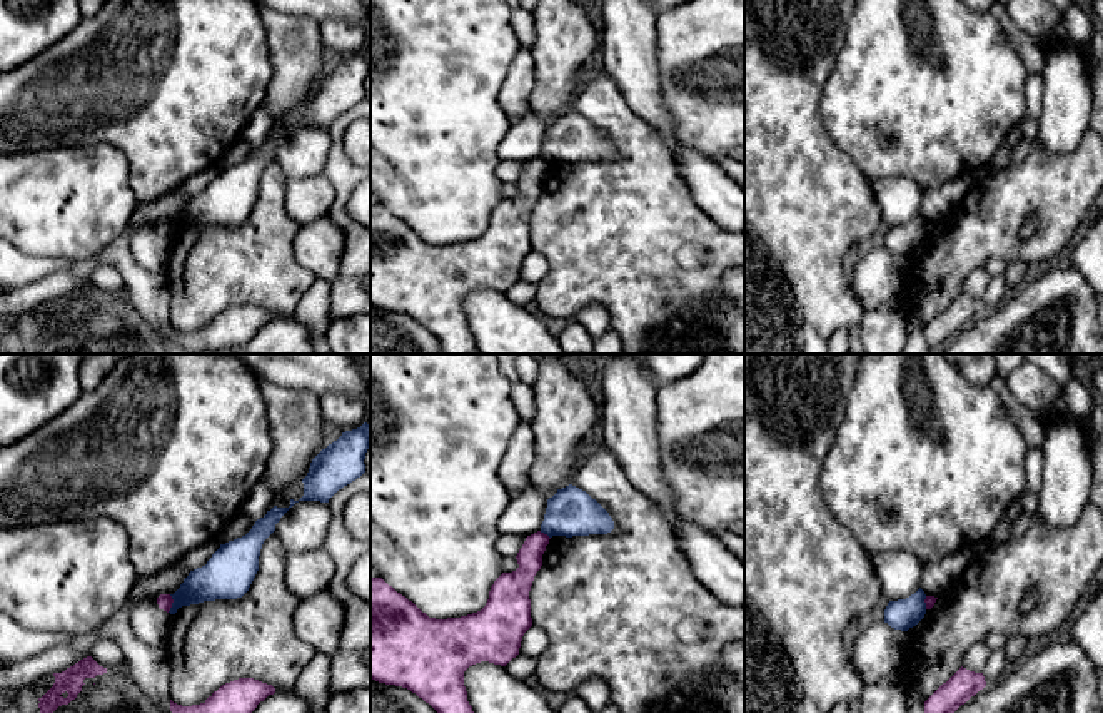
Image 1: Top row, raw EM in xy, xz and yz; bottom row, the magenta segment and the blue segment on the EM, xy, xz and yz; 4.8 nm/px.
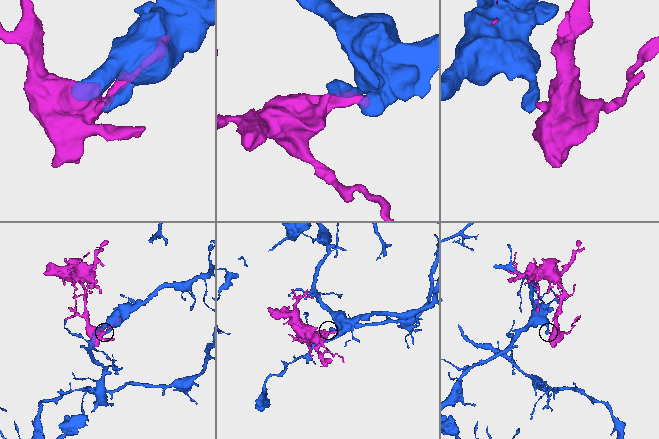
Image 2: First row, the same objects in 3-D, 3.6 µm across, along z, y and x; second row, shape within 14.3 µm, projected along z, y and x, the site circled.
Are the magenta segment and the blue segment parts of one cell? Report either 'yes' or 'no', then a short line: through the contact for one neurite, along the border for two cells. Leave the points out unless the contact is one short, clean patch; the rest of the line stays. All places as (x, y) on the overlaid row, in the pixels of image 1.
no; line xy (171, 595), (172, 606), (167, 611)

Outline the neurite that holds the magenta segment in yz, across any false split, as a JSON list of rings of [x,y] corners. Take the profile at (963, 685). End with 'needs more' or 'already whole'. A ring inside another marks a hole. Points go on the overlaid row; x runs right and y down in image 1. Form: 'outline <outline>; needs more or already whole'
outline [[[961,666],[924,701],[924,713],[954,713],[985,686],[983,673],[975,673]]]; already whole

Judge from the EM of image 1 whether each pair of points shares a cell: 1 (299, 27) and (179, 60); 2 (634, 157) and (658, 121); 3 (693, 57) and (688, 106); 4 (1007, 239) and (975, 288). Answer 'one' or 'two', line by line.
1: two
2: two
3: one
4: two

